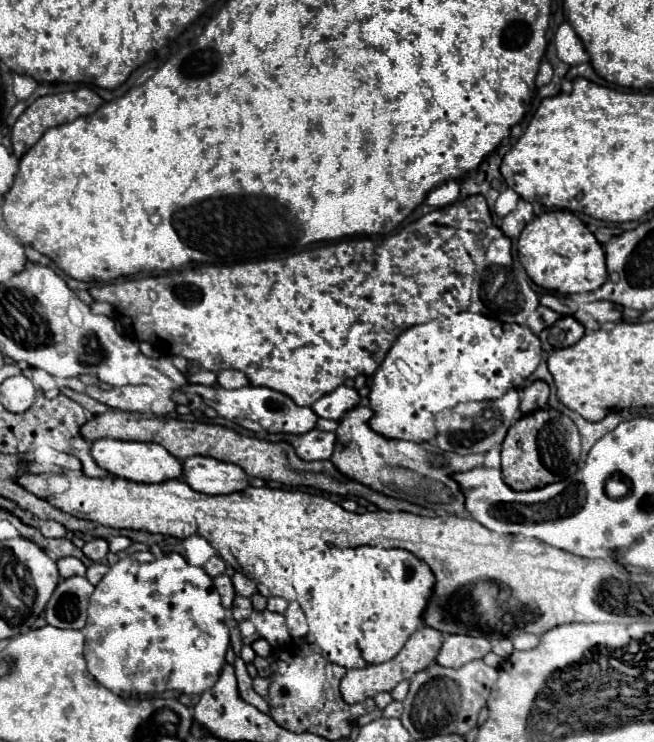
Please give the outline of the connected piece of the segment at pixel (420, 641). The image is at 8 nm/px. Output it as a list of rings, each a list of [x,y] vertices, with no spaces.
[[[421,625],[405,643],[405,647],[387,663],[379,665],[367,665],[363,669],[349,669],[345,677],[341,679],[341,697],[345,703],[363,703],[367,697],[375,697],[381,691],[391,691],[399,681],[411,679],[417,671],[423,671],[429,667],[429,663],[435,661],[435,655],[439,653],[441,647],[441,635],[439,631]]]

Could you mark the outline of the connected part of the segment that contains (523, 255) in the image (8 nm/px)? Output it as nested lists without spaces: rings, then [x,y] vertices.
[[[565,209],[545,211],[527,223],[517,241],[517,253],[533,283],[559,295],[595,291],[607,281],[603,245],[579,217]]]

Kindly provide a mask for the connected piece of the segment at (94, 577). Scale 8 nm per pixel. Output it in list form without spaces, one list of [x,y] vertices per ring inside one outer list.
[[[93,563],[93,565],[87,569],[87,575],[85,575],[85,577],[87,577],[89,583],[97,585],[107,571],[109,571],[109,565],[105,565],[105,563]]]

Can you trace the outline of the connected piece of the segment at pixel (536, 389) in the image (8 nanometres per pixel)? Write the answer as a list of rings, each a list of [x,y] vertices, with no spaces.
[[[533,381],[529,387],[521,389],[521,413],[533,413],[537,409],[547,409],[549,385],[545,381]]]

